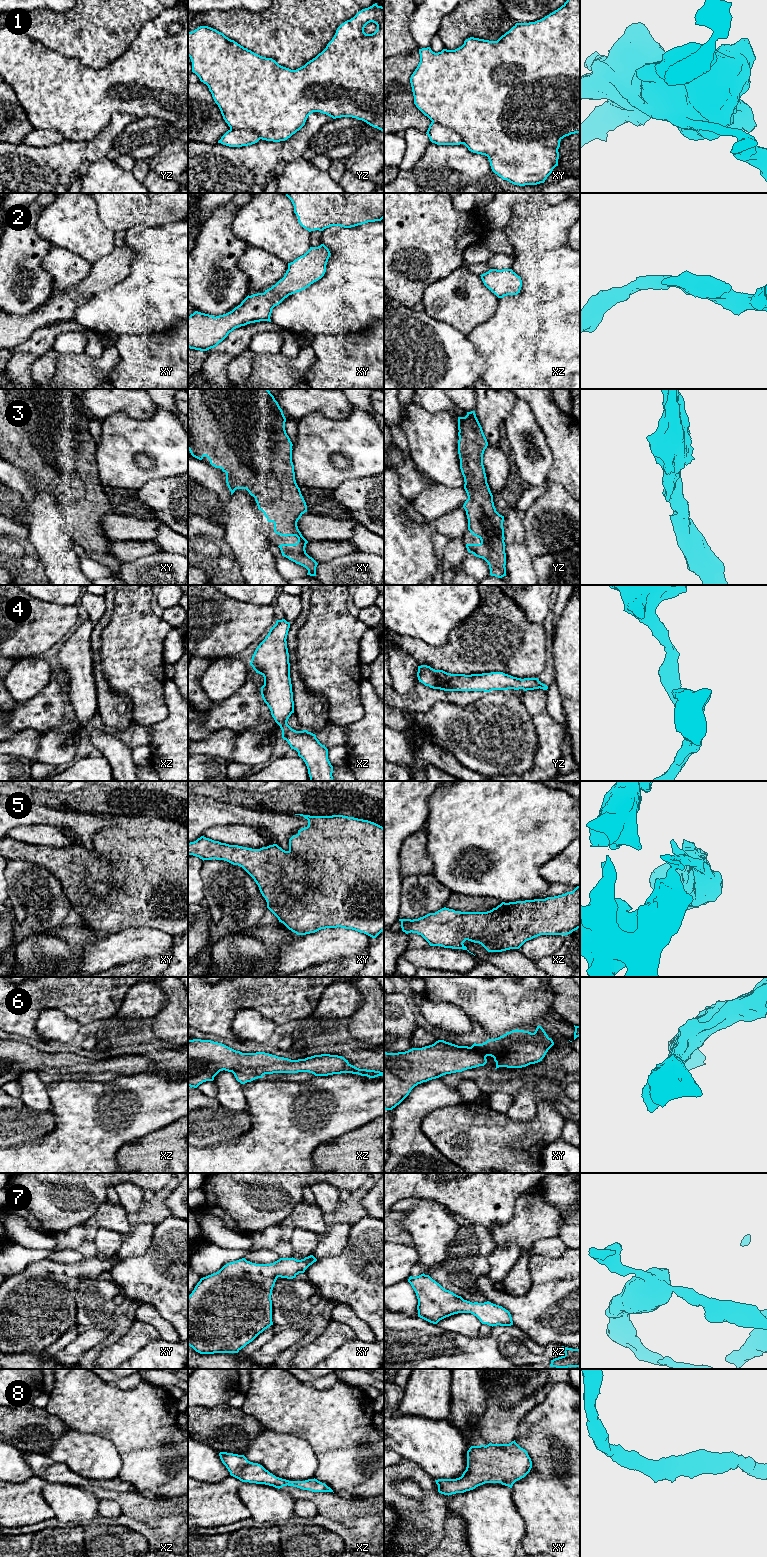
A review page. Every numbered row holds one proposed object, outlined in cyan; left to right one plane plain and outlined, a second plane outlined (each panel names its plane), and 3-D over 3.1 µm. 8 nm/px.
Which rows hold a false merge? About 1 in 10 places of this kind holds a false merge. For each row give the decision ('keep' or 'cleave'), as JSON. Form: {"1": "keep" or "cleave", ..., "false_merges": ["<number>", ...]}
{"1": "keep", "2": "keep", "3": "keep", "4": "keep", "5": "keep", "6": "keep", "7": "keep", "8": "keep", "false_merges": []}

